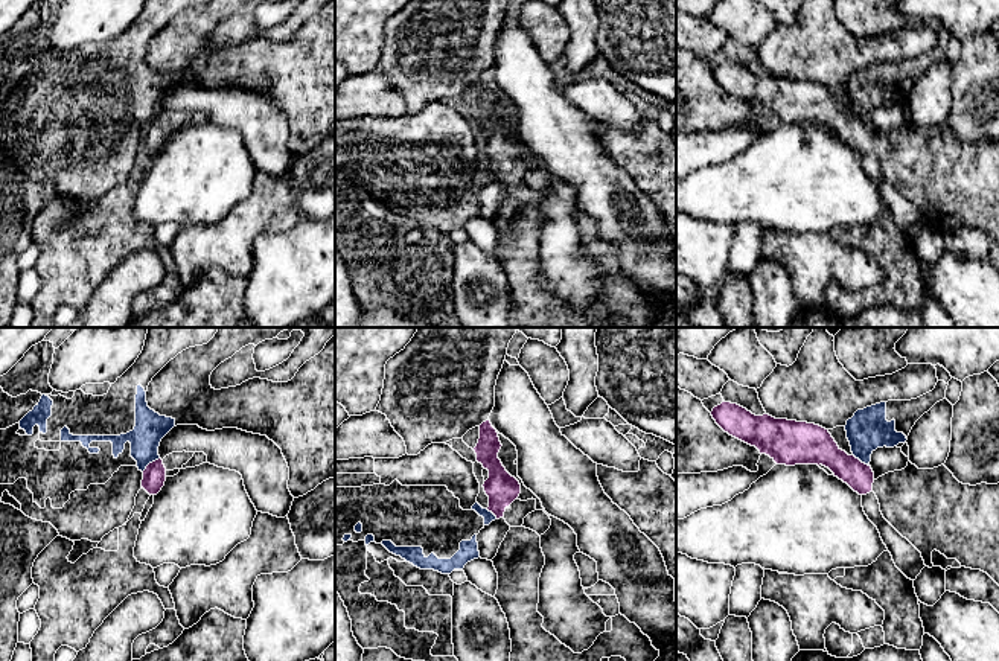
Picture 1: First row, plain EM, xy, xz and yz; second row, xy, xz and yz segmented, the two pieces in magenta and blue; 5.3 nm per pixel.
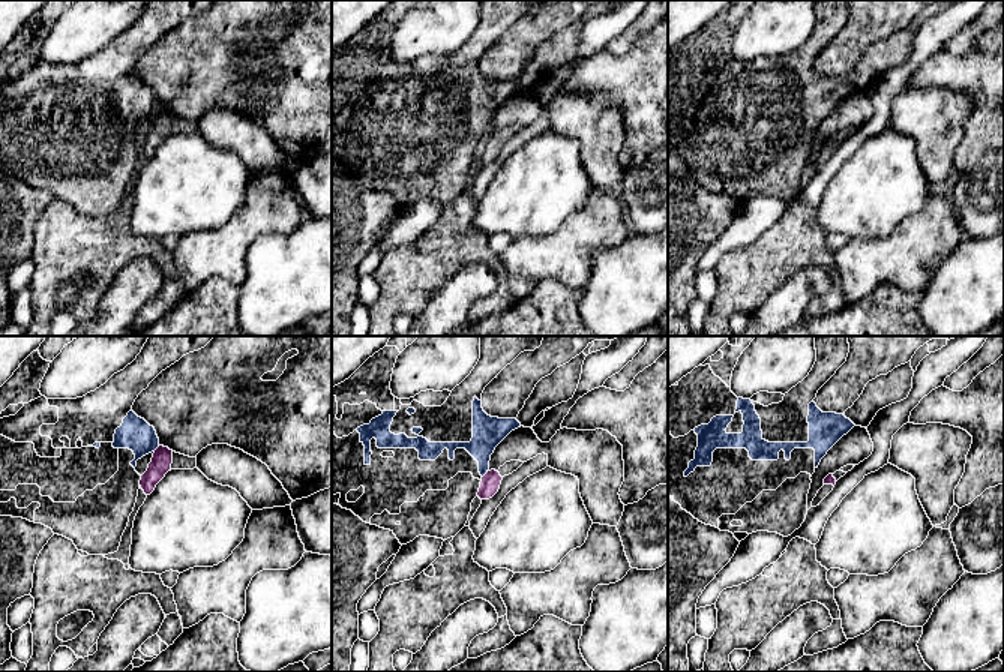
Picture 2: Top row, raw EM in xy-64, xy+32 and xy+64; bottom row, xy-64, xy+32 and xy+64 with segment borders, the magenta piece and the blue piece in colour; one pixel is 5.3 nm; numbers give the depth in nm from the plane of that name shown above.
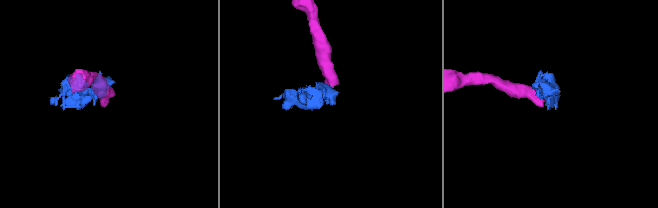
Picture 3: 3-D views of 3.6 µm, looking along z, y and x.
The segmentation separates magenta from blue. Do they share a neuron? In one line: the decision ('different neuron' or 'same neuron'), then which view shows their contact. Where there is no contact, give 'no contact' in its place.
different neuron | xy

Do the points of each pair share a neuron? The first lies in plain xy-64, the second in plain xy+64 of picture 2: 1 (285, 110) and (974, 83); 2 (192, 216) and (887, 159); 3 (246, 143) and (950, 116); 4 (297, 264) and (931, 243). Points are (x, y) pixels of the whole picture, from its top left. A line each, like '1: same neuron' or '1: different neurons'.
1: same neuron
2: same neuron
3: same neuron
4: different neurons

